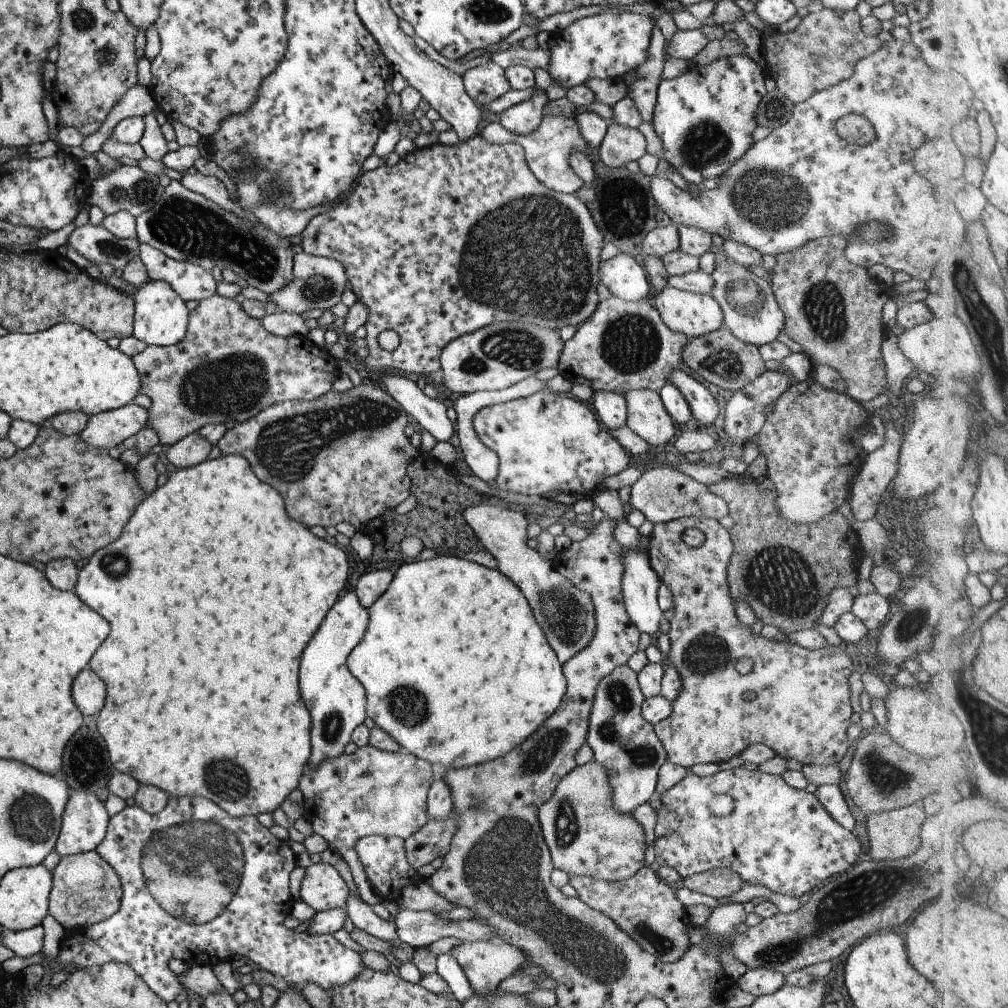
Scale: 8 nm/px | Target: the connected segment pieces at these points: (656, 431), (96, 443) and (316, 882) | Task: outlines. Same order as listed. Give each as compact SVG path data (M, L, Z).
M631 389L621 394L626 402L625 425L651 447L662 447L675 434L675 424L659 395L649 389Z
M127 403L88 417L79 436L93 448L109 449L137 434L148 422L148 410Z
M315 863L304 868L299 900L316 910L352 909L349 890L337 870L328 863Z

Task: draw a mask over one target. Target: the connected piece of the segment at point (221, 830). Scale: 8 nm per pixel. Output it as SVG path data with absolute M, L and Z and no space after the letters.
M168 795L166 805L161 812L150 815L142 811L137 805L126 806L108 820L106 829L107 832L103 840L96 846L95 852L111 866L121 883L122 895L119 908L115 914L112 914L104 921L99 921L82 930L68 930L67 935L62 937L58 946L58 955L55 958L58 964L76 964L76 968L92 967L105 963L126 964L149 987L149 990L154 992L165 1003L174 1000L183 989L175 975L167 968L167 961L171 960L171 958L183 960L189 966L208 964L212 967L218 962L229 961L233 956L243 956L243 958L247 957L247 960L251 960L253 964L257 964L259 969L286 980L287 983L297 986L297 988L301 988L306 982L314 982L324 991L331 985L337 986L349 982L353 977L360 975L362 968L365 967L361 962L360 956L355 951L339 944L330 934L308 935L307 933L293 933L290 929L281 925L281 920L285 916L289 916L294 903L291 895L289 895L287 877L289 872L296 867L296 855L291 852L291 848L287 846L286 841L280 841L273 837L269 833L268 828L261 826L253 815L229 816L214 802L209 802L205 798Z

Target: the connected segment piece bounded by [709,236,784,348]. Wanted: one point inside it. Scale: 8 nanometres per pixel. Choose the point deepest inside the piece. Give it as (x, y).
(749, 310)

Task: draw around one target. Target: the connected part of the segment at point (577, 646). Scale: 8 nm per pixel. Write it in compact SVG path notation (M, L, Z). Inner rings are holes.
M475 503L465 507L462 516L484 550L496 560L496 569L525 597L535 622L542 630L547 644L553 649L559 664L567 662L585 648L593 638L596 627L591 597L557 572L550 561L527 546L527 513L511 508L499 508L493 504Z

